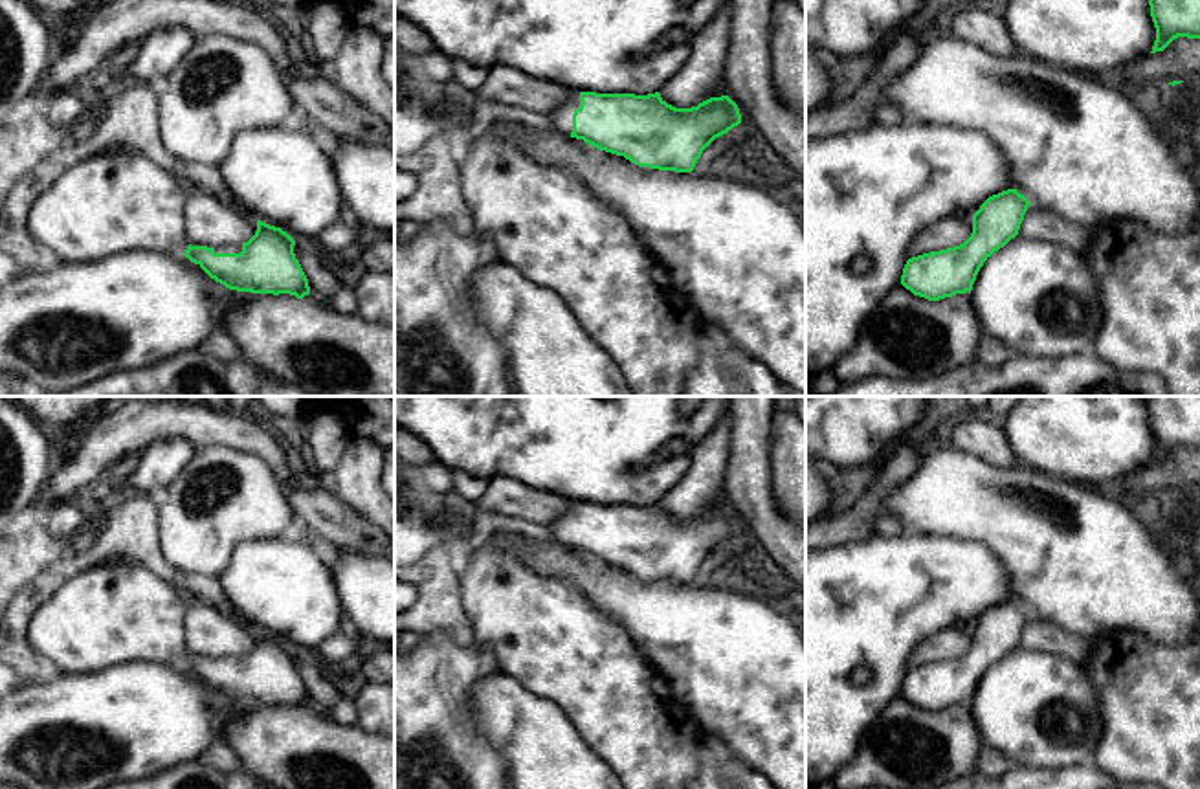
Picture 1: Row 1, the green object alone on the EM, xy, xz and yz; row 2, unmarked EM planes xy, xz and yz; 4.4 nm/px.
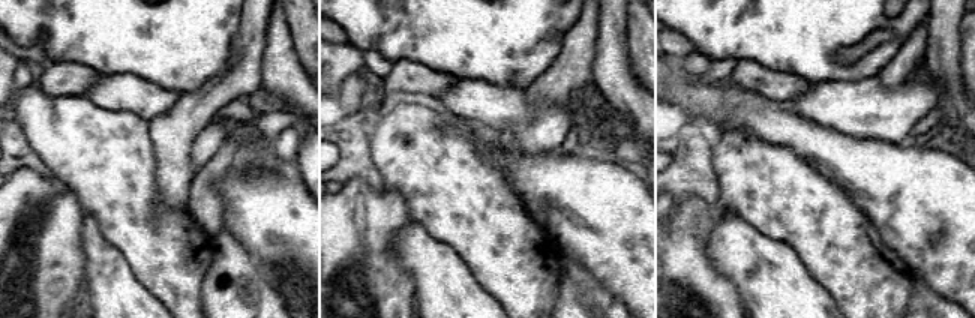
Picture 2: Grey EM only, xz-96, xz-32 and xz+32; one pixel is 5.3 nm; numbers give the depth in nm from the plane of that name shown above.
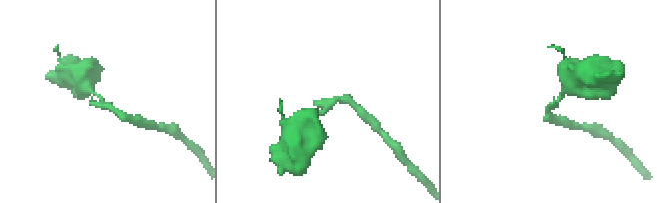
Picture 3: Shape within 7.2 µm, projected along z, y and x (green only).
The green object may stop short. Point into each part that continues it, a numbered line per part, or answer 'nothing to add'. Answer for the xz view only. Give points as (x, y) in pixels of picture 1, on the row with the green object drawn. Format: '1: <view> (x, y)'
1: xz (562, 118)

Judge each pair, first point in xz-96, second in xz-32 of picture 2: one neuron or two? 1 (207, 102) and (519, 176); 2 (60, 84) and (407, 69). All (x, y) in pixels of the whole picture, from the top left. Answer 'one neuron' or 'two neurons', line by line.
1: two neurons
2: one neuron

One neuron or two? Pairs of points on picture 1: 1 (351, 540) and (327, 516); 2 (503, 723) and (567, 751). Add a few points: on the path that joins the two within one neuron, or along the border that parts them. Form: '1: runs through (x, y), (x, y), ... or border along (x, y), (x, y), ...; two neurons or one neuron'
1: runs through (345, 534), (333, 522); one neuron
2: runs through (520, 729), (525, 729), (551, 751); one neuron

